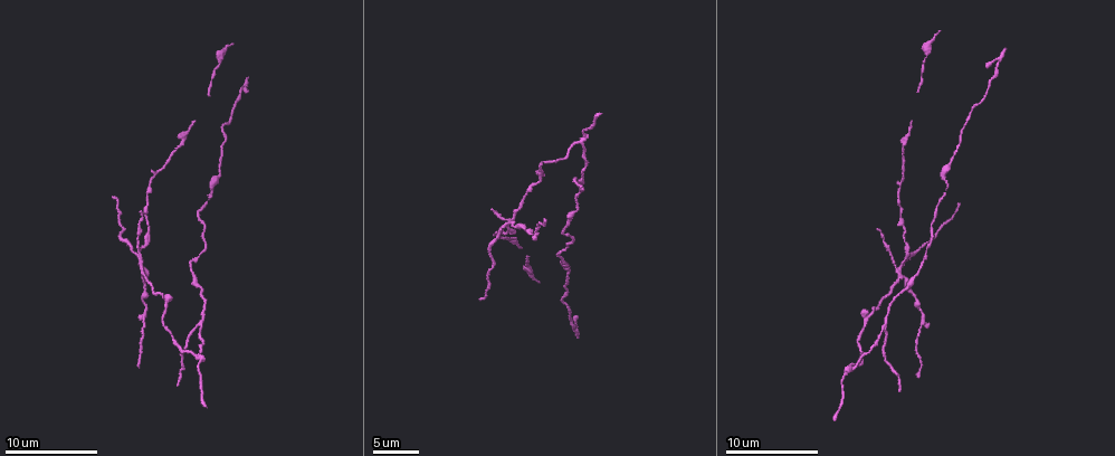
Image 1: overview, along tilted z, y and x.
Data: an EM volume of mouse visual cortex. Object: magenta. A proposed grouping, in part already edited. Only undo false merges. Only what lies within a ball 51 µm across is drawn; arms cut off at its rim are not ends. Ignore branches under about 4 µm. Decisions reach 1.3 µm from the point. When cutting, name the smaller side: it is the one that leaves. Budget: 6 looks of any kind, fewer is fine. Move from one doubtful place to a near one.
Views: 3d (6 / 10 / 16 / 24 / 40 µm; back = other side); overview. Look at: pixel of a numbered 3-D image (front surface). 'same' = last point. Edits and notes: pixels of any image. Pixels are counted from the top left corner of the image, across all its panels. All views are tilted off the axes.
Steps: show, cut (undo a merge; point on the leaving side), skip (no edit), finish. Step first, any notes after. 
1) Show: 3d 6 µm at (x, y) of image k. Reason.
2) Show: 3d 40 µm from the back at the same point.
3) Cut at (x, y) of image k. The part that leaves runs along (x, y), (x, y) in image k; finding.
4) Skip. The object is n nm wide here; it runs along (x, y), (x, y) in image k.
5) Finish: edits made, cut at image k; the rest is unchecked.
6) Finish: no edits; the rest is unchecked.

Show: 3d 10 µm at (582, 180) of image 1. Branch point.

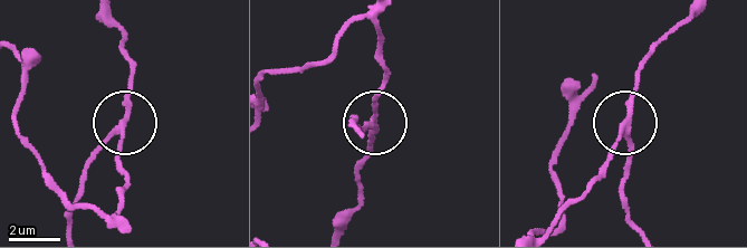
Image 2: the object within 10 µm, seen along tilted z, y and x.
Cut at (99, 146) of image 2. The part that leaves runs along (123, 115), (88, 169), (68, 228) in image 2; two neurons meet here.

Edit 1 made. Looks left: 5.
Show: overview.

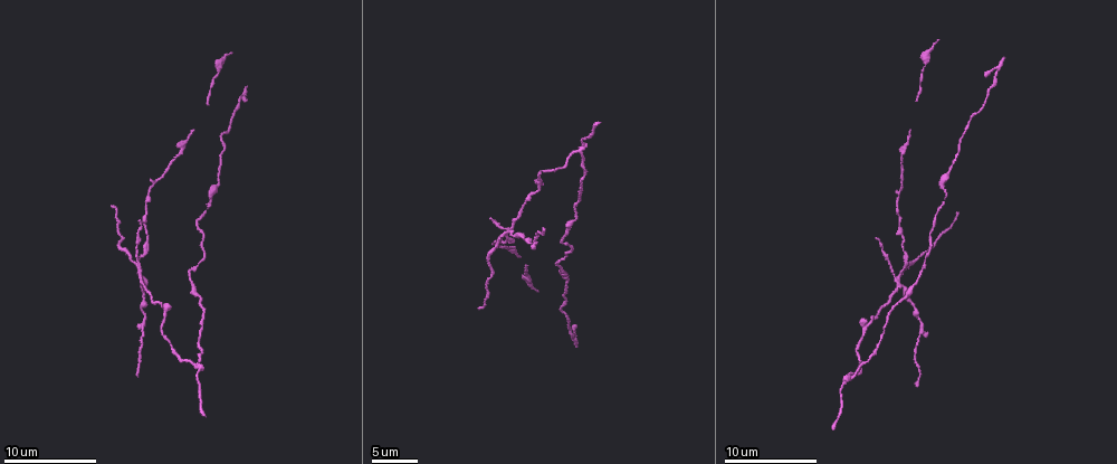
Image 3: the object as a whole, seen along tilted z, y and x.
Show: 3d 16 µm at (853, 377) of image 3. Three-way junction.

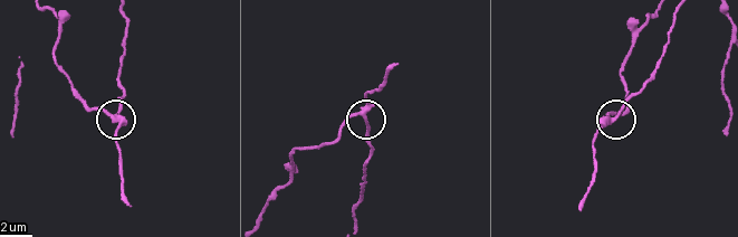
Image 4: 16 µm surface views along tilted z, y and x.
Skip. 3 arms meet here; continuous, no second neuron.

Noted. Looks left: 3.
Show: 3d 16 µm at (899, 283) of image 3. Two arms at a narrow angle.

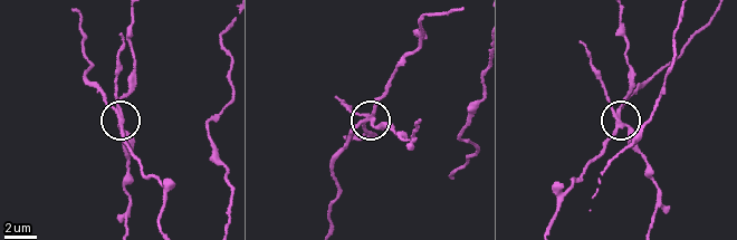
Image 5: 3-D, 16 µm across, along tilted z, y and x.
Cut at (383, 122) of image 5. The part that leaves runs along (373, 118), (409, 138), (419, 123) in image 5; a second neuron is stuck on.

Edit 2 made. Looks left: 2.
Finish: edits made, cut at image 2, cut at image 5; the rest is unchecked.

